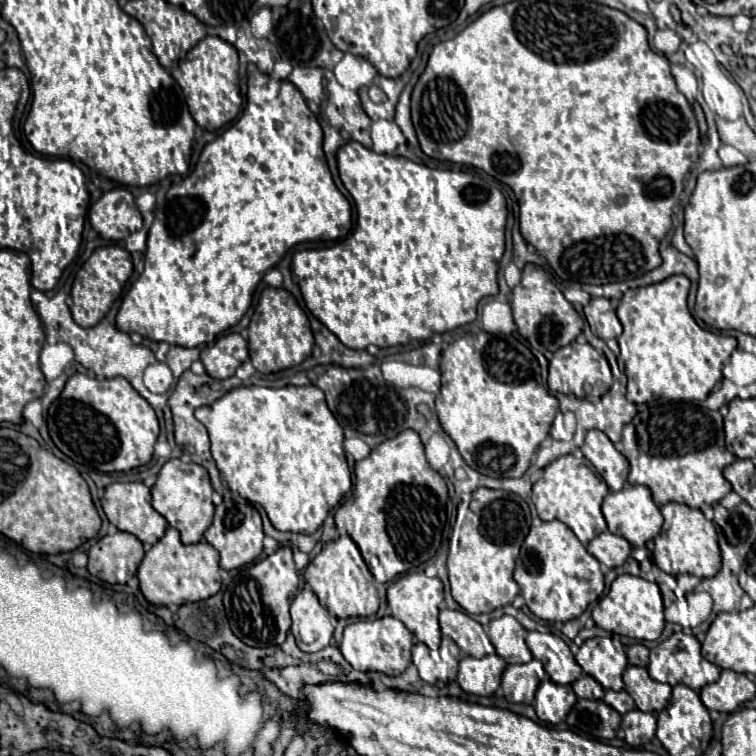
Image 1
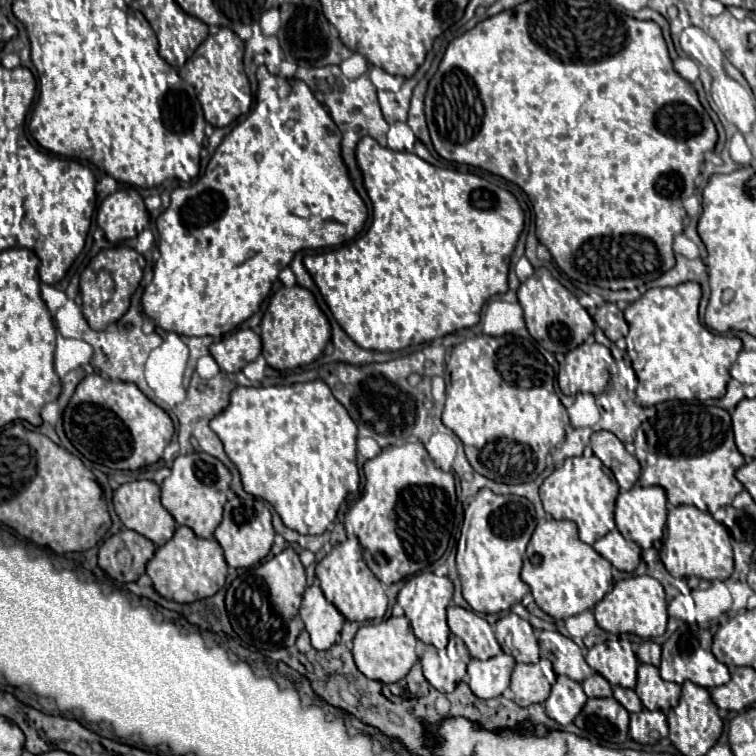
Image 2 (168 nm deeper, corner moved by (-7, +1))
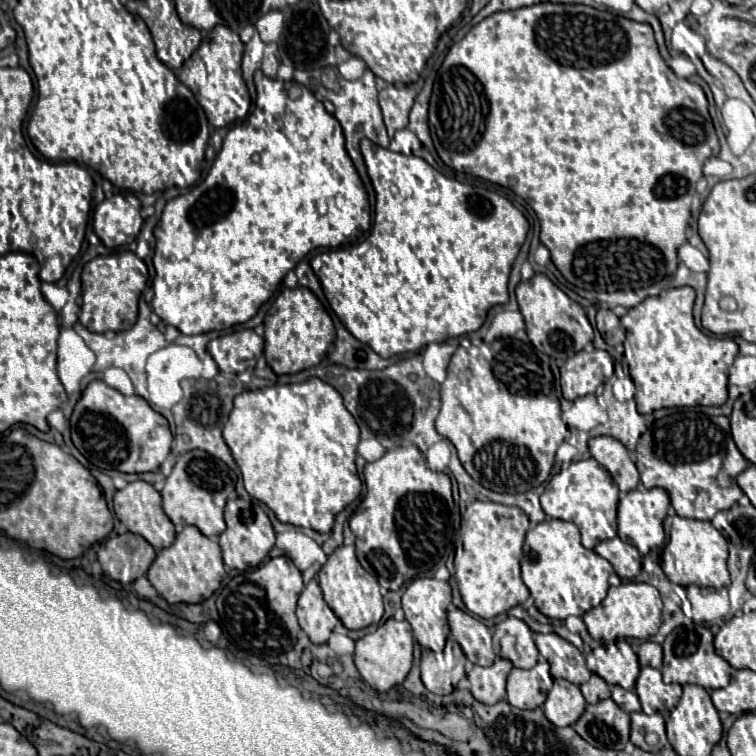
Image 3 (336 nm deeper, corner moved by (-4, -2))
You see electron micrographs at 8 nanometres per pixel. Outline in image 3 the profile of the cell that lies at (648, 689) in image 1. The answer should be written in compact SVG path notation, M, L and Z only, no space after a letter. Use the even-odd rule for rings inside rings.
M643 667L637 677L635 693L637 693L637 697L643 705L643 711L647 715L659 713L659 711L665 713L665 711L673 711L675 705L679 703L681 685L677 685L677 683L665 685L659 669Z

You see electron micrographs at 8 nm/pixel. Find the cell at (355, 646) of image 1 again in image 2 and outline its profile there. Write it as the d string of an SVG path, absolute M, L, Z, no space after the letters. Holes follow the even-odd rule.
M390 616L388 620L384 620L380 624L360 626L356 636L354 636L352 654L354 654L354 662L356 662L358 670L364 676L368 676L372 680L392 684L392 682L402 680L408 674L408 670L414 666L414 662L418 660L414 648L416 648L416 636L414 636L412 628L410 628L408 618Z

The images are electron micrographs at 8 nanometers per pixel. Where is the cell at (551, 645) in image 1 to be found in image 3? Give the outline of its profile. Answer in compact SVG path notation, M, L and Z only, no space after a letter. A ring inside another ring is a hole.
M535 633L535 643L539 653L549 661L553 678L567 679L575 685L589 681L591 671L587 669L585 657L575 645L571 645L557 633Z

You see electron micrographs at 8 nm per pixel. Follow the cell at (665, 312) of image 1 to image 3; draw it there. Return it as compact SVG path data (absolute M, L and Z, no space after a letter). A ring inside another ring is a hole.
M675 287L659 297L647 297L621 317L627 331L624 357L637 389L635 401L641 415L663 407L719 407L727 401L727 371L739 353L737 343L728 336L719 338L699 331L693 321L693 301L693 289Z

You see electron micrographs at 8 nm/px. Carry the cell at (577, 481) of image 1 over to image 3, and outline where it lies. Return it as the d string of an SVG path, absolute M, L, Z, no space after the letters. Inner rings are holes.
M581 459L561 469L541 495L543 511L553 519L571 521L581 531L581 543L585 549L593 549L599 541L613 539L617 535L617 485L609 471L595 459Z

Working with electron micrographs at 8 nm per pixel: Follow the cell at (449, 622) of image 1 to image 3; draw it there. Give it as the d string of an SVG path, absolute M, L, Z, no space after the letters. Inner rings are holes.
M453 605L449 607L447 619L449 619L451 635L461 645L467 659L473 665L481 665L481 667L493 665L493 661L497 659L497 653L493 651L493 643L491 643L493 633L483 621L471 617L469 613Z

